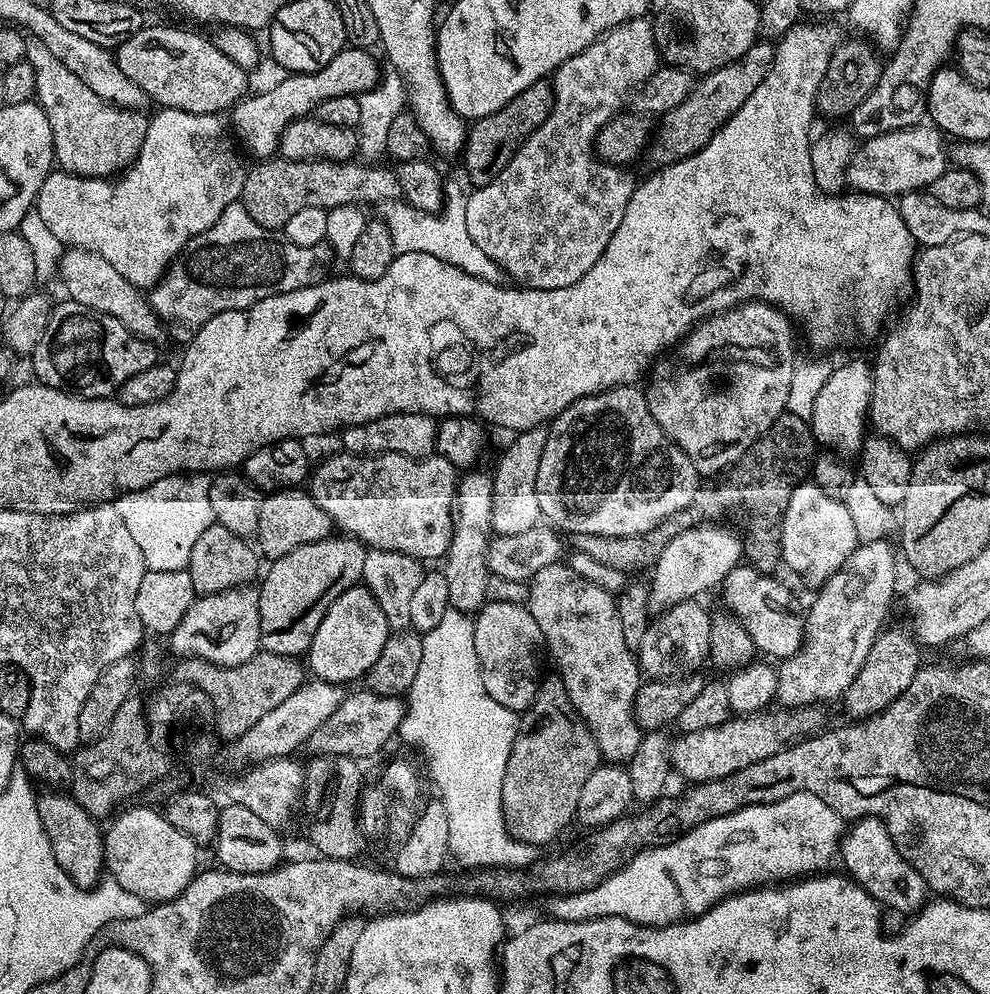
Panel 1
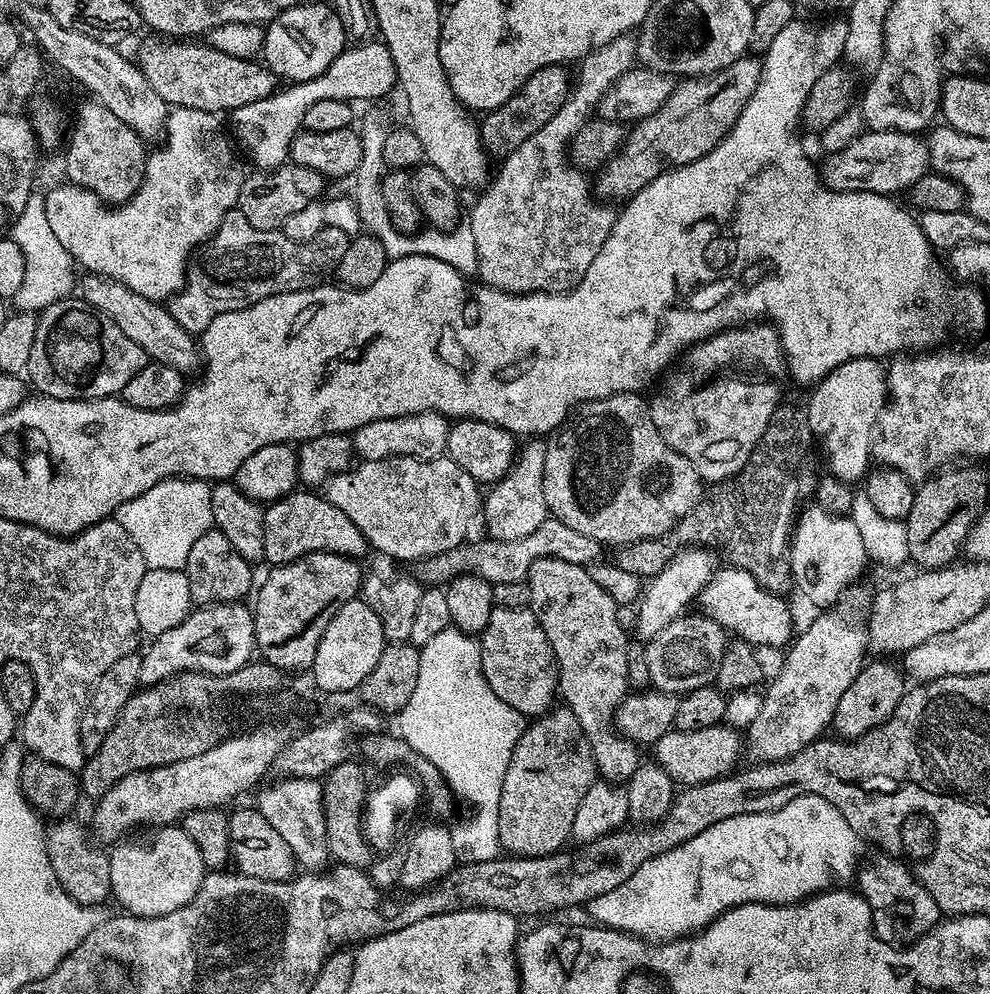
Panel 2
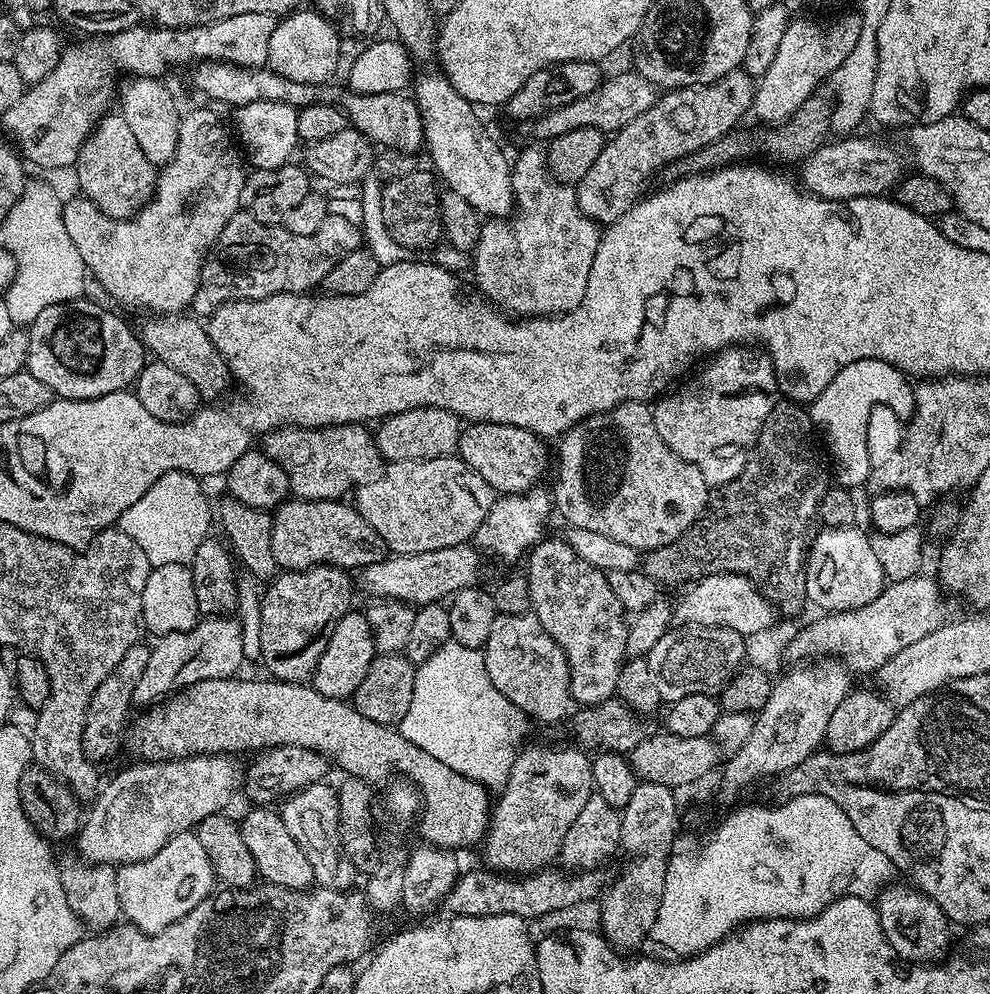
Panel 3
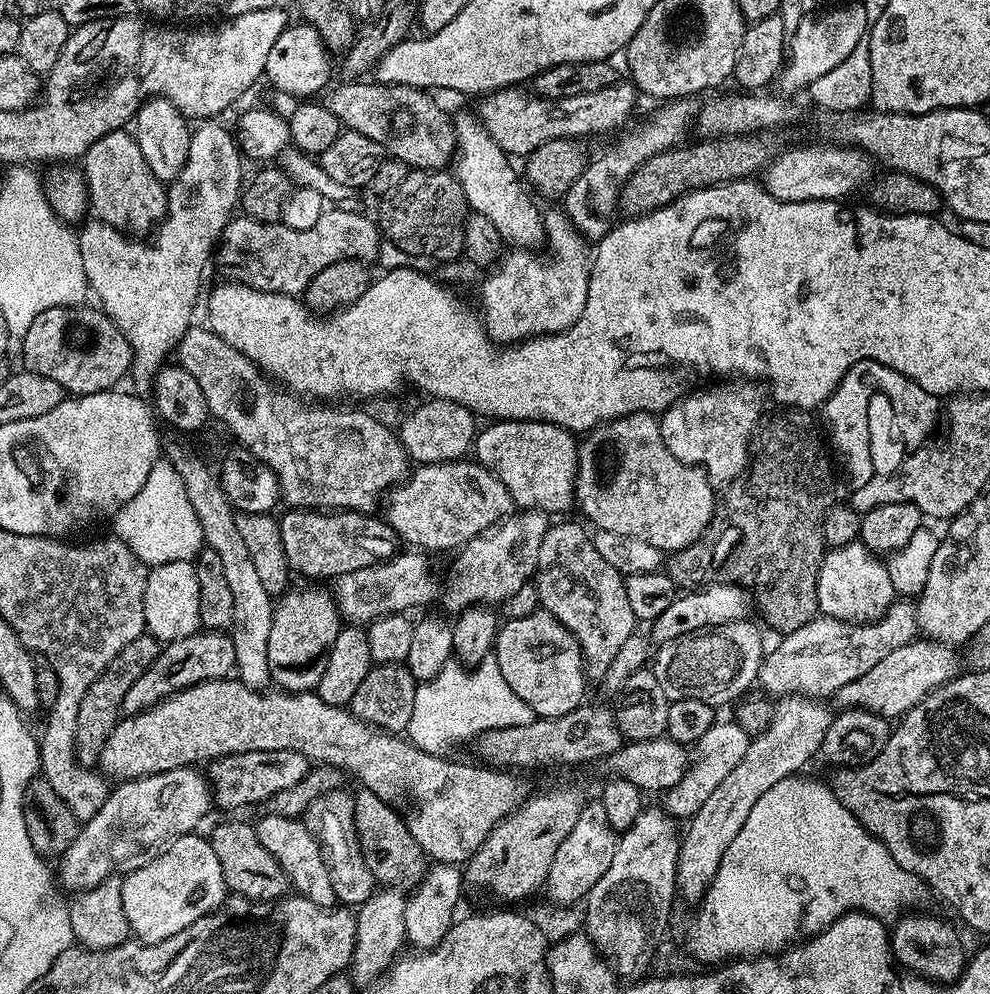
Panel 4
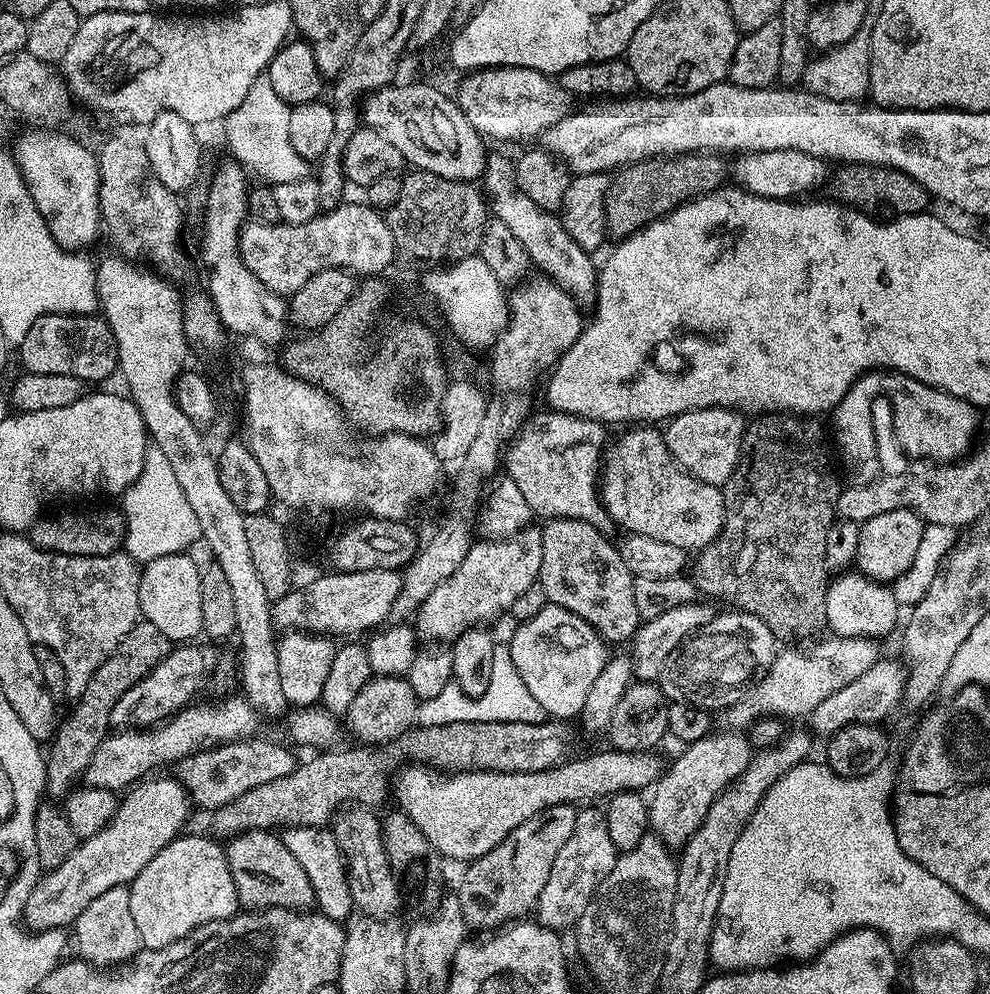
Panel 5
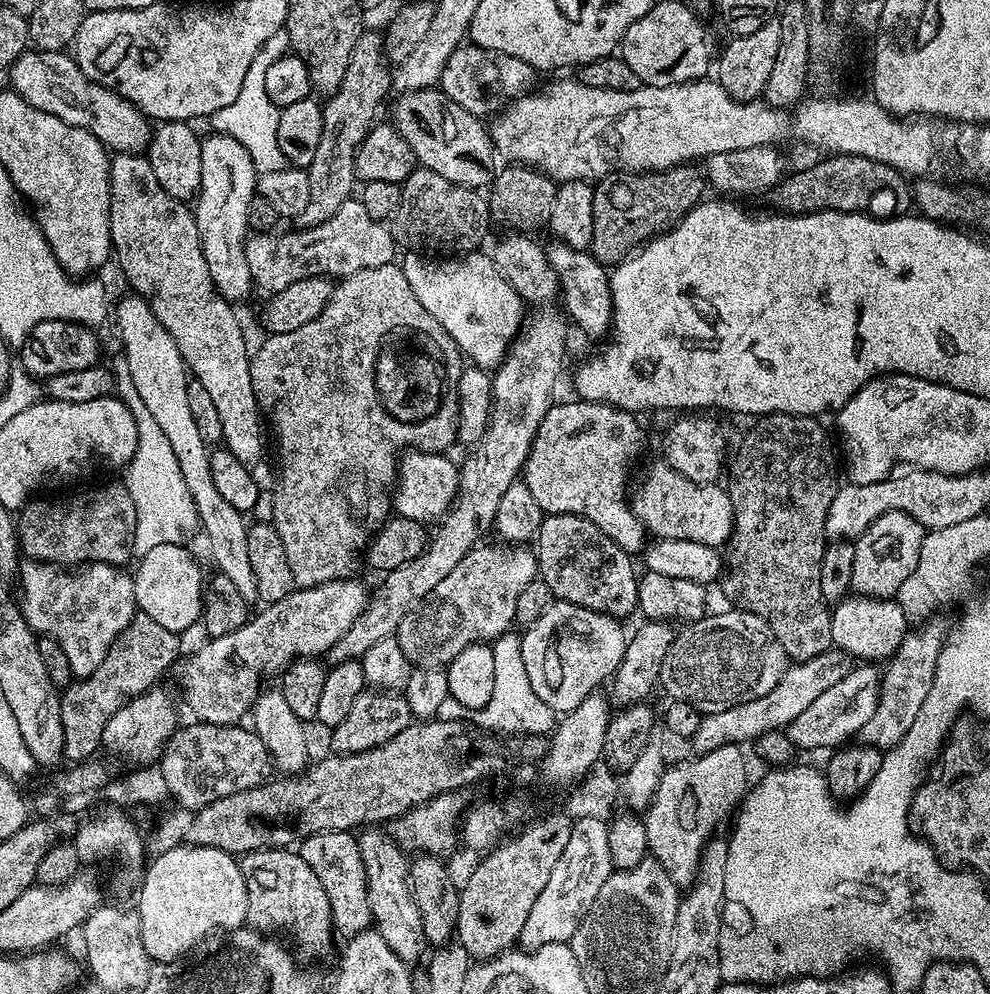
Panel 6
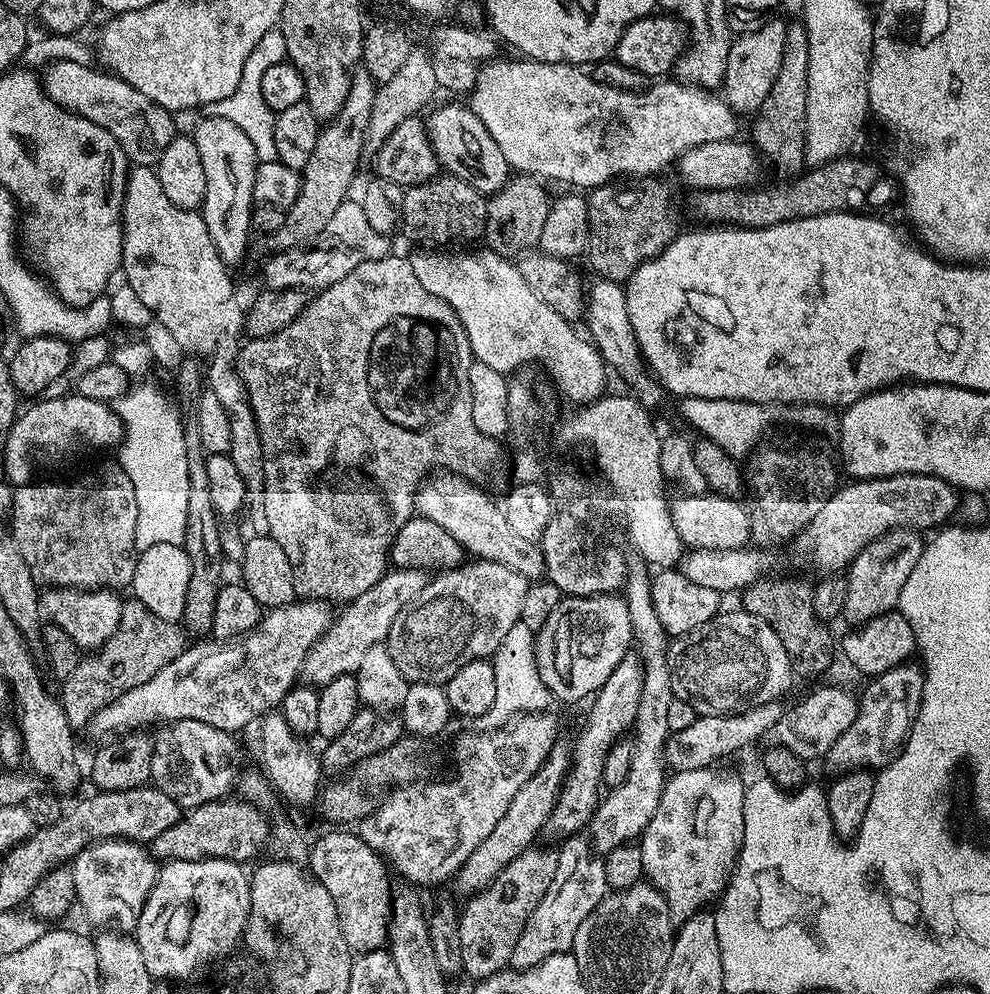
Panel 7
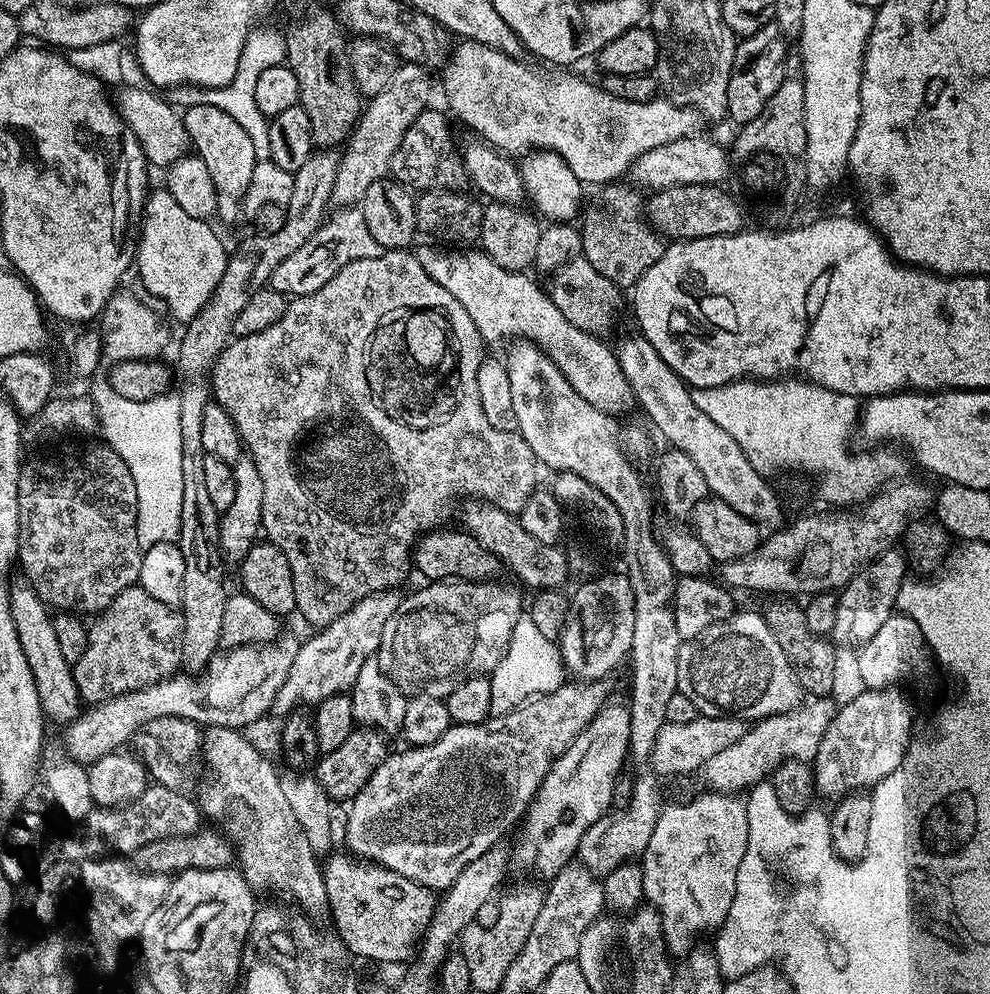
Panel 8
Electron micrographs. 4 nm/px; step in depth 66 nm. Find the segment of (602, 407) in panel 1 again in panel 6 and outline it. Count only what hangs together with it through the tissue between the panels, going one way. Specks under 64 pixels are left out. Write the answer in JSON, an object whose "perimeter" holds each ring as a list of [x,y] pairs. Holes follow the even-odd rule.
{"perimeter":[[[663,462],[652,464],[648,473],[640,480],[640,485],[630,496],[630,505],[633,514],[644,524],[645,528],[653,537],[665,540],[689,540],[690,542],[702,542],[711,548],[720,548],[727,545],[732,539],[732,523],[736,515],[732,509],[732,503],[727,491],[719,483],[695,484],[690,482],[682,474],[678,474]]]}

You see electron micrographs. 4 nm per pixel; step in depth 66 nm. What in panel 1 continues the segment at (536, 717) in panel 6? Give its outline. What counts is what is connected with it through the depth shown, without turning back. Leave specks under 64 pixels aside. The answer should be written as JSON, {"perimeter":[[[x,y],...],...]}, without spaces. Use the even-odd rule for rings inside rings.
{"perimeter":[[[450,606],[438,626],[423,633],[422,660],[418,665],[418,674],[414,676],[413,686],[406,693],[406,707],[398,736],[408,744],[417,744],[428,759],[428,772],[433,782],[440,787],[438,799],[444,804],[449,818],[448,850],[451,859],[464,864],[460,866],[465,869],[479,870],[497,863],[496,856],[504,852],[503,840],[509,839],[502,814],[502,778],[506,774],[506,762],[518,731],[518,716],[486,694],[474,646],[473,621],[469,613]]]}

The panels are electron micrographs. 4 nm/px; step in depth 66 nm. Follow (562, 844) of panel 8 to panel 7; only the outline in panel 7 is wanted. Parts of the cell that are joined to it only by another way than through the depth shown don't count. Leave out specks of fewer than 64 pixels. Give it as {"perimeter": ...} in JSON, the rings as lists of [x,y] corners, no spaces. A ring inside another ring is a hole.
{"perimeter":[[[636,650],[626,653],[614,672],[610,674],[606,682],[591,701],[592,709],[588,712],[588,725],[581,732],[580,737],[576,740],[576,748],[571,749],[572,766],[568,777],[564,780],[564,785],[560,787],[560,796],[556,799],[554,810],[550,814],[547,827],[552,828],[552,832],[559,838],[567,838],[577,835],[581,831],[580,827],[587,825],[596,813],[596,806],[602,799],[602,785],[604,784],[603,767],[606,764],[607,752],[616,744],[618,740],[625,735],[624,731],[631,729],[638,718],[638,702],[642,699],[642,682],[644,681],[644,663],[640,660],[640,654]]]}

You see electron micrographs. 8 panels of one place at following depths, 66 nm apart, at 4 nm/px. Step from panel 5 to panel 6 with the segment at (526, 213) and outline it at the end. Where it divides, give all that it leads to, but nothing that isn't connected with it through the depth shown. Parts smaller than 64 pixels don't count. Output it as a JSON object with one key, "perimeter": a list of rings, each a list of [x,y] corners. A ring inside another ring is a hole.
{"perimeter":[[[552,242],[552,245],[547,245],[546,253],[549,264],[559,280],[559,295],[562,299],[564,298],[565,309],[563,308],[563,311],[566,313],[567,319],[573,325],[576,323],[588,336],[607,337],[612,327],[609,269],[605,265],[599,264],[591,251],[572,248],[569,244]]]}

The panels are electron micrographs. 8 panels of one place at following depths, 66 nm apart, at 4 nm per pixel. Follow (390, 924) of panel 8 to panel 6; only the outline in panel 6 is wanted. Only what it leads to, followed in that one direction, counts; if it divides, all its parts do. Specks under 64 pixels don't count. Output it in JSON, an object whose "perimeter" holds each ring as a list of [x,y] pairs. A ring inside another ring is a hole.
{"perimeter":[[[319,832],[303,837],[299,841],[298,851],[306,866],[310,866],[314,874],[318,874],[322,890],[326,890],[326,898],[330,900],[333,929],[339,935],[341,932],[344,938],[368,930],[373,918],[370,903],[367,902],[367,876],[357,837],[352,832]]]}

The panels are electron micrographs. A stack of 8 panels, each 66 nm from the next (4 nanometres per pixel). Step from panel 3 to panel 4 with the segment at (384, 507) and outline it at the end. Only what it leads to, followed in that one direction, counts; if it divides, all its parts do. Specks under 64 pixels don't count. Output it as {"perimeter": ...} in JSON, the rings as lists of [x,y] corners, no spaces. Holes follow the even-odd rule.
{"perimeter":[[[468,458],[450,460],[443,464],[421,464],[403,483],[391,489],[388,498],[388,525],[405,545],[416,550],[427,550],[429,553],[436,552],[439,548],[459,549],[482,530],[504,519],[514,508],[511,495],[495,473]]]}

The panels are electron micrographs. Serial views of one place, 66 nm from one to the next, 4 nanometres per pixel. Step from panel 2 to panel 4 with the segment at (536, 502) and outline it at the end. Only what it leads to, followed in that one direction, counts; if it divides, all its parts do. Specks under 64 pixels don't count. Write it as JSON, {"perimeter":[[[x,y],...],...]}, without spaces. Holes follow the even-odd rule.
{"perimeter":[[[516,510],[463,545],[452,568],[452,577],[442,588],[443,611],[459,614],[473,606],[503,605],[506,597],[535,577],[538,549],[549,526],[547,512]]]}

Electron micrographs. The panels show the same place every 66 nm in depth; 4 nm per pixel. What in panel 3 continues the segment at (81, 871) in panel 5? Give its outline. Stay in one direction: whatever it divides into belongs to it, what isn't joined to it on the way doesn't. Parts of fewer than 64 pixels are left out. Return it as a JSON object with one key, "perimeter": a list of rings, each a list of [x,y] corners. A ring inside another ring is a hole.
{"perimeter":[[[231,755],[133,763],[99,789],[76,835],[77,855],[87,864],[119,866],[146,861],[178,833],[225,811],[242,782],[242,768]]]}

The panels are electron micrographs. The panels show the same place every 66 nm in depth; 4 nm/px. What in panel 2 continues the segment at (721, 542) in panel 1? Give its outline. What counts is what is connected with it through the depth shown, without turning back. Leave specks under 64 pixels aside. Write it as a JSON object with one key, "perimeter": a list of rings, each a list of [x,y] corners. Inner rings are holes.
{"perimeter":[[[689,545],[681,548],[674,558],[668,560],[658,575],[647,581],[635,609],[637,610],[635,635],[640,640],[644,642],[653,640],[655,636],[662,634],[662,630],[666,630],[666,626],[670,626],[670,622],[687,611],[686,606],[699,597],[706,582],[717,571],[718,563],[716,564],[715,556],[717,555],[711,549]]]}

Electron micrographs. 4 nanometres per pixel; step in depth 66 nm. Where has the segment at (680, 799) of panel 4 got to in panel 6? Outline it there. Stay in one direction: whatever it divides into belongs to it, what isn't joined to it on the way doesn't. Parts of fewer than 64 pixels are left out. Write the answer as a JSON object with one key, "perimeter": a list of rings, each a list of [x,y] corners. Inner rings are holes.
{"perimeter":[[[734,744],[718,746],[718,750],[693,755],[693,760],[664,769],[643,821],[651,859],[660,863],[677,886],[695,881],[703,850],[717,835],[716,827],[737,811],[750,787],[748,764],[740,752],[743,751]]]}

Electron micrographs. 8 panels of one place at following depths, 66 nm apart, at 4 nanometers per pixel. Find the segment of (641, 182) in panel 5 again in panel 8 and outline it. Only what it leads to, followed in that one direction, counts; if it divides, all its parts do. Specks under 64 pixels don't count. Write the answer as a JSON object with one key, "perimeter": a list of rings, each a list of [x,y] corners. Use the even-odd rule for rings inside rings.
{"perimeter":[[[631,183],[605,184],[597,192],[600,193],[589,204],[587,201],[578,224],[582,238],[580,250],[598,274],[608,278],[620,290],[628,290],[658,262],[658,258],[662,258],[666,240],[648,223],[645,197],[640,197],[641,193]]]}

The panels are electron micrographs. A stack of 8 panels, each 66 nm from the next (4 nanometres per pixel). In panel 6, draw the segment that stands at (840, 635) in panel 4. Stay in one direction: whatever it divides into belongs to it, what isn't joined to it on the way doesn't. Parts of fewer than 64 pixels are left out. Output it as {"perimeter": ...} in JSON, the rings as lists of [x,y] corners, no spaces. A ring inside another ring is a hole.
{"perimeter":[[[829,650],[809,660],[796,662],[791,666],[785,667],[782,678],[768,694],[762,694],[758,698],[742,702],[730,710],[709,712],[701,715],[698,730],[690,738],[690,744],[692,744],[693,748],[691,751],[699,754],[710,750],[718,750],[718,746],[726,746],[727,744],[744,746],[747,740],[748,743],[755,742],[759,736],[767,732],[778,732],[787,729],[788,724],[794,722],[794,718],[798,718],[798,714],[802,714],[802,710],[806,710],[806,706],[810,706],[810,702],[816,701],[824,691],[830,690],[830,686],[834,686],[834,682],[842,682],[842,678],[849,671],[849,657],[839,650]]]}

